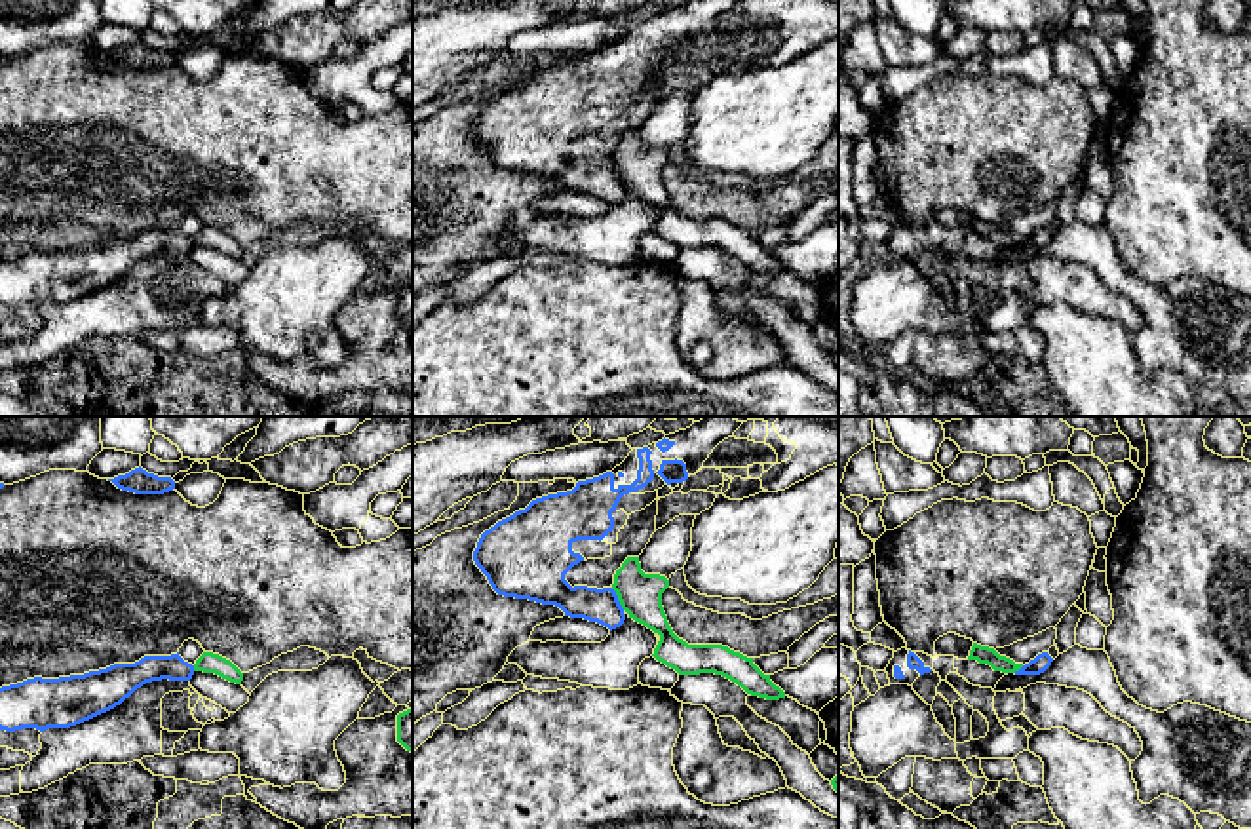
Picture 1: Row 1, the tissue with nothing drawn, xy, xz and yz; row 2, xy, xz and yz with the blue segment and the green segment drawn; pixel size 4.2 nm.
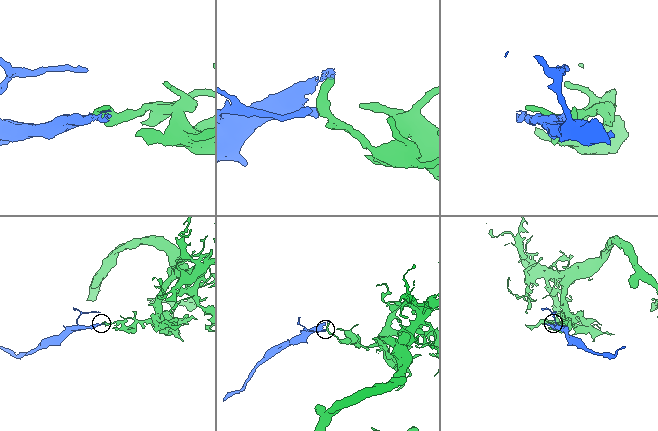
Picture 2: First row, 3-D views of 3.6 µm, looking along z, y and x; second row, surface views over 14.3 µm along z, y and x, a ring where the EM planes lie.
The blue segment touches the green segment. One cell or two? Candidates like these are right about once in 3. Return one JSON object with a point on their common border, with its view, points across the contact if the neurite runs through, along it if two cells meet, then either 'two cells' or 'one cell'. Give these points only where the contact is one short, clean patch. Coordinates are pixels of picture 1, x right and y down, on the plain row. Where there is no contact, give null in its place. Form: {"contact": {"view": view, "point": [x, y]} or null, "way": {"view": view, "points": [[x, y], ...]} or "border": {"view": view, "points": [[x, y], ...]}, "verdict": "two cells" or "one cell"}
{"contact": {"view": "xz", "point": [616, 173]}, "border": {"view": "xz", "points": [[611, 162], [624, 183]]}, "verdict": "two cells"}

